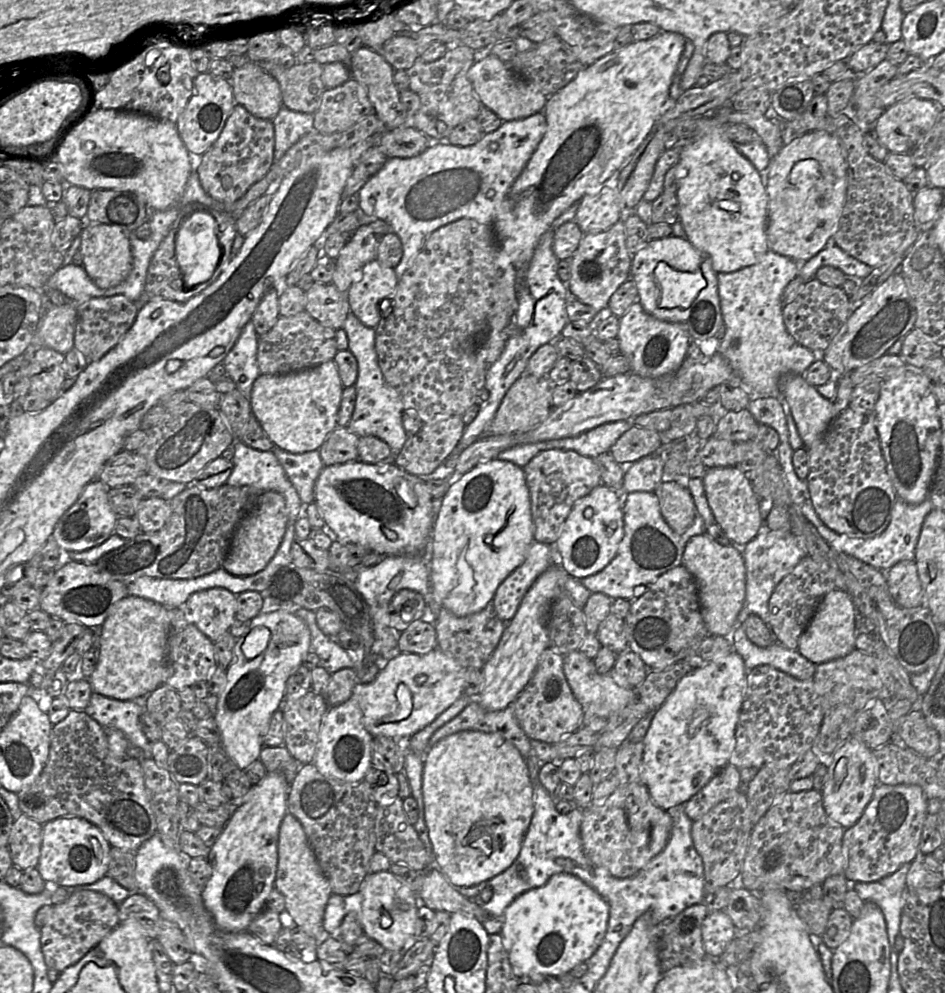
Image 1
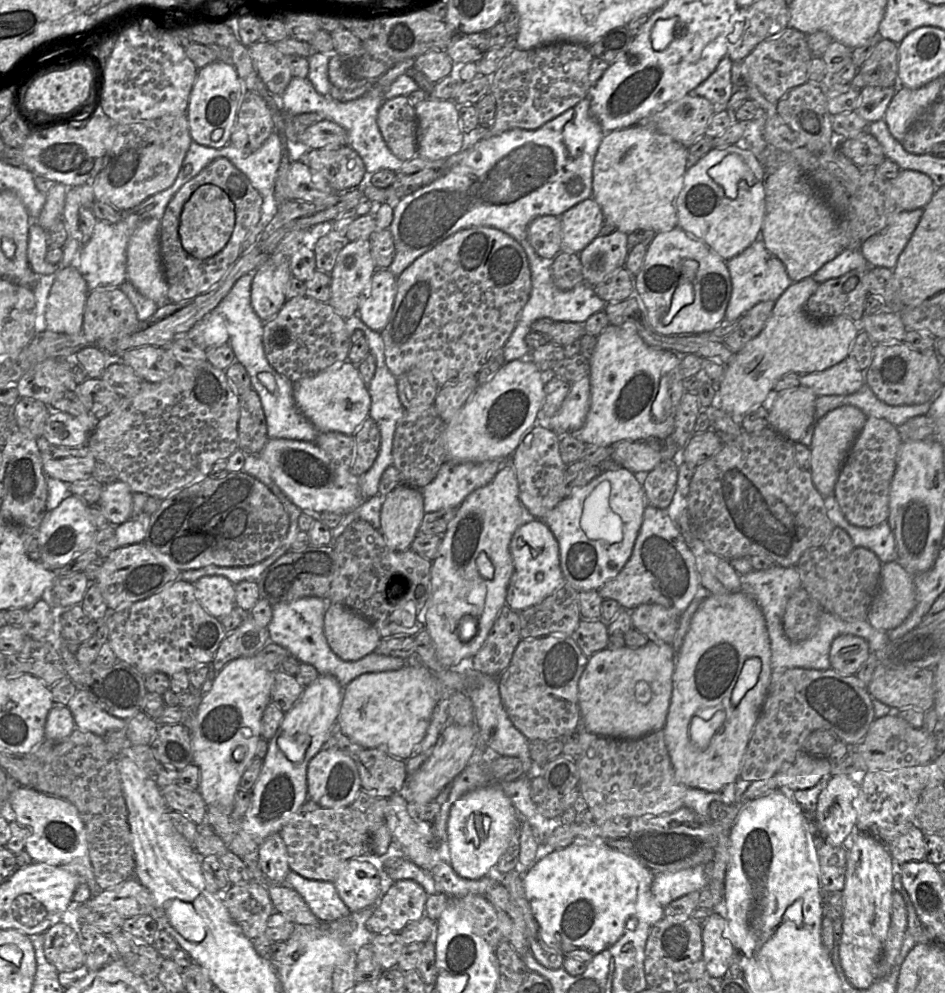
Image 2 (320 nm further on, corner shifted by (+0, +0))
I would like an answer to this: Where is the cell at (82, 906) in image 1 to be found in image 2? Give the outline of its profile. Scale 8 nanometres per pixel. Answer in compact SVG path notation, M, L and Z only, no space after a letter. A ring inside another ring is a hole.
M63 921L44 933L44 953L59 973L85 968L85 955L78 934Z

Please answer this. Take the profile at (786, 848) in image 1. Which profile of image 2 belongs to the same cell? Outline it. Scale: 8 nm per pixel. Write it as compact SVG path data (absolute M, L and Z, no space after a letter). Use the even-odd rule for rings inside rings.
M807 815L810 834L816 848L821 867L821 887L831 893L843 893L846 880L847 848L832 845L820 832L814 815Z

